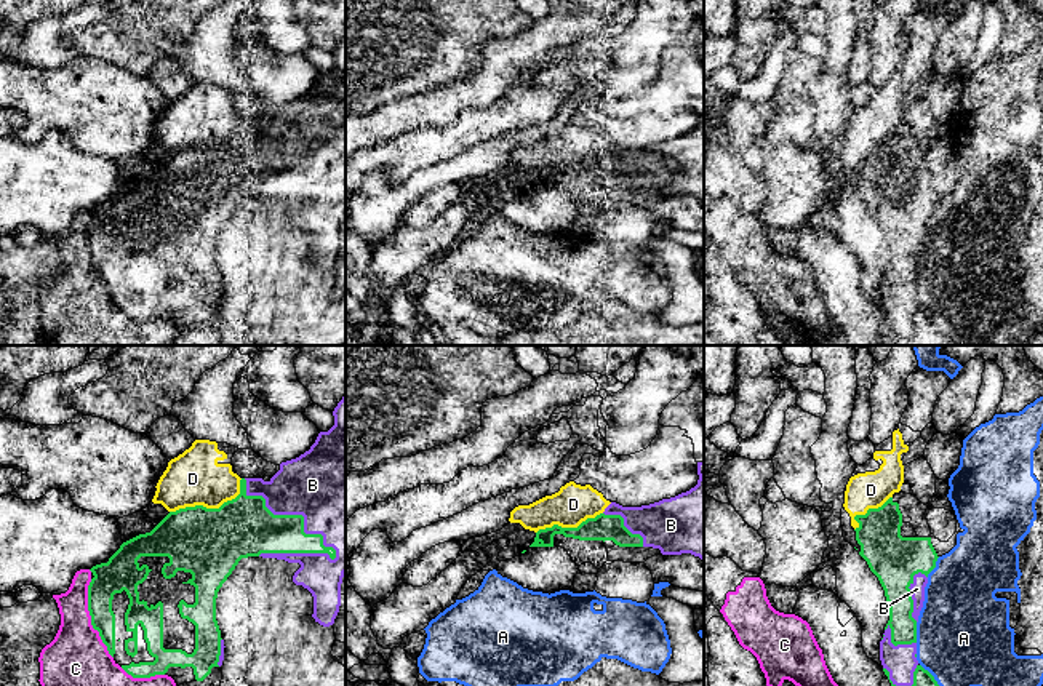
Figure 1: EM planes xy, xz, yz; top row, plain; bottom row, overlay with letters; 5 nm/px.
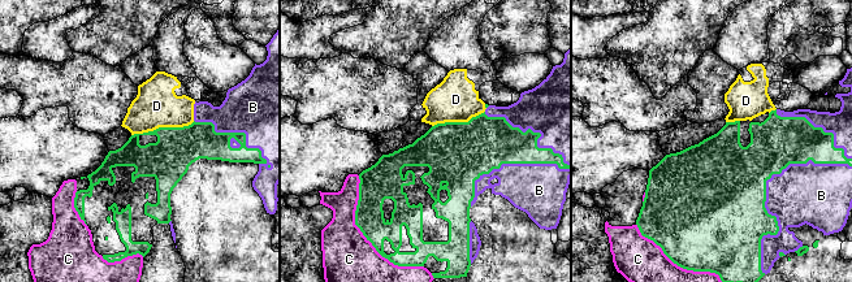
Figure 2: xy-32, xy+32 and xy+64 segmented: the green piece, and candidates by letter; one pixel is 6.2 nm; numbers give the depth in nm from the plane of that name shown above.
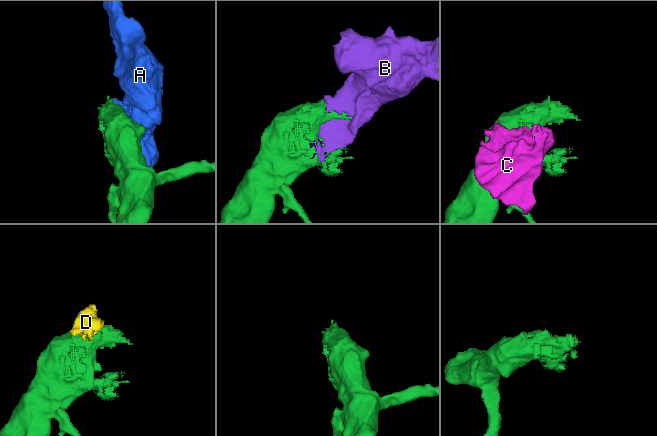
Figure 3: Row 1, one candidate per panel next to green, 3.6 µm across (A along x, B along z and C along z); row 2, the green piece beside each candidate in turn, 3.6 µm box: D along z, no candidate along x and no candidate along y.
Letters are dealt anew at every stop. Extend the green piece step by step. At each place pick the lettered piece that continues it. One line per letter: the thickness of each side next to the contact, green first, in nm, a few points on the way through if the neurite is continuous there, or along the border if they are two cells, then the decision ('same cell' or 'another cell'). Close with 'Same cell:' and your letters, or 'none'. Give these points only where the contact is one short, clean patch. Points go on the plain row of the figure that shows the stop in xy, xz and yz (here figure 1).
A: 240 nm thick on the green side, 380 nm on the other; another cell
B: 280 nm thick on the green side, 440 nm on the other; same cell
C: 170 nm thick on the green side, 360 nm on the other; another cell
D: 360 nm thick on the green side, 280 nm on the other; another cell
Same cell: B

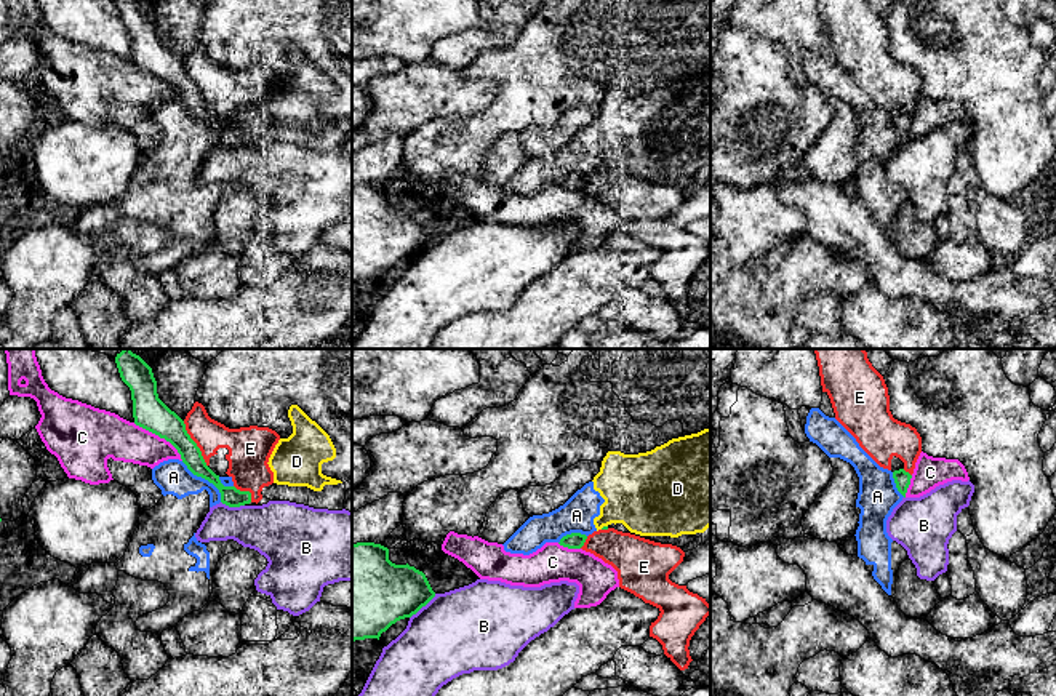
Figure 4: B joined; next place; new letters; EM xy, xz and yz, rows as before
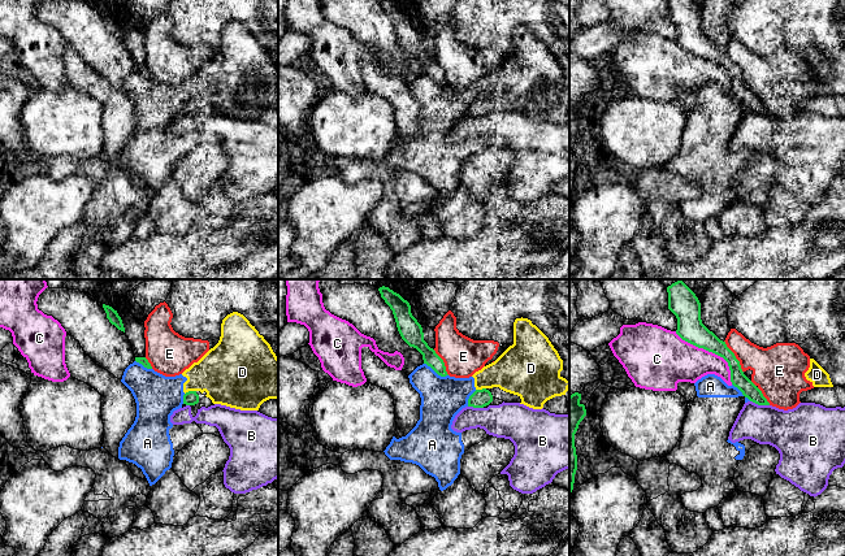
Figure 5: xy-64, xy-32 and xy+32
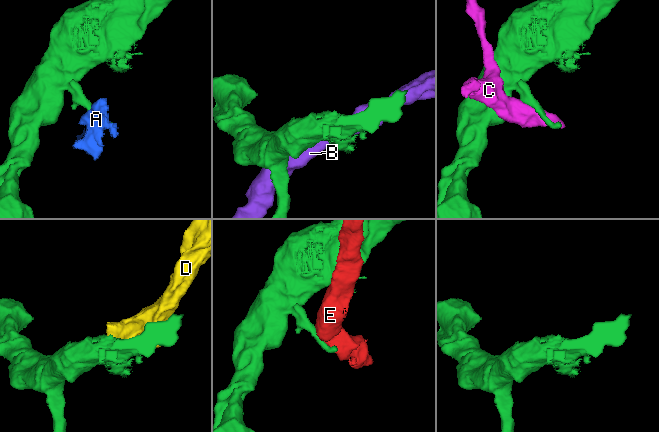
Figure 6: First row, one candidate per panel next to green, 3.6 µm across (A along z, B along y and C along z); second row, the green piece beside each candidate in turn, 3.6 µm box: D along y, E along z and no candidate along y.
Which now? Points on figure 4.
A: 110 nm thick on the green side, 170 nm on the other; border along xy (181, 103), (194, 116), (207, 120), (218, 132), (221, 143); another cell
B: 360 nm thick on the green side, 420 nm on the other; another cell
C: 170 nm thick on the green side, 220 nm on the other; another cell
D: 20 nm thick on the green side, 360 nm on the other; another cell
E: 160 nm thick on the green side, 180 nm on the other; another cell
Same cell: none

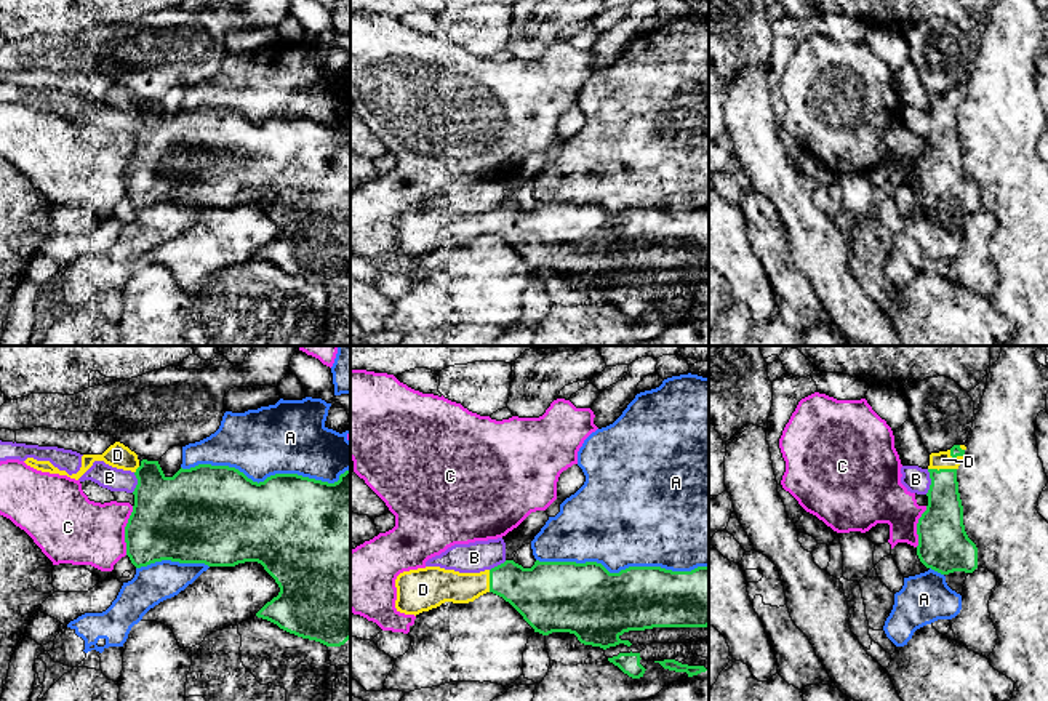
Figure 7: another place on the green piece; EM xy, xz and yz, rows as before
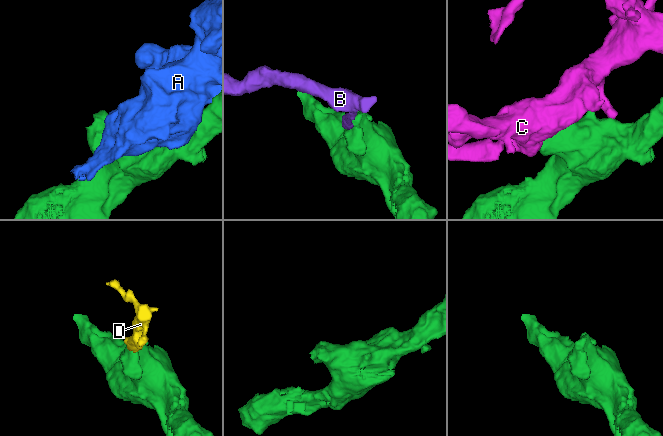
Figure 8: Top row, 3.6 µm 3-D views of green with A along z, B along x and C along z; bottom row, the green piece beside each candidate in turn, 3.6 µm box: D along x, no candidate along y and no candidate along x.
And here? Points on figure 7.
A: 480 nm thick on the green side, 360 nm on the other; another cell
B: 240 nm thick on the green side, 130 nm on the other; border along yz (928, 111), (930, 130), (925, 135); another cell
C: 420 nm thick on the green side, 340 nm on the other; another cell
D: 200 nm thick on the green side, 90 nm on the other; runs through yz (943, 160), (943, 111), (943, 101); same cell
Same cell: D

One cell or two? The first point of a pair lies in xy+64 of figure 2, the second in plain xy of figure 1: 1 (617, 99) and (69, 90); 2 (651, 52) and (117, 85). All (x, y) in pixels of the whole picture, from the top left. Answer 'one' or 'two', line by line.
1: one
2: two

